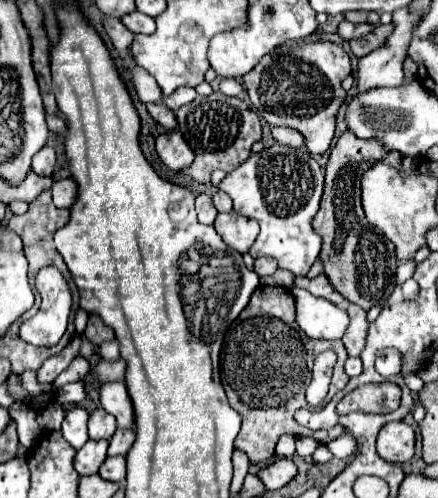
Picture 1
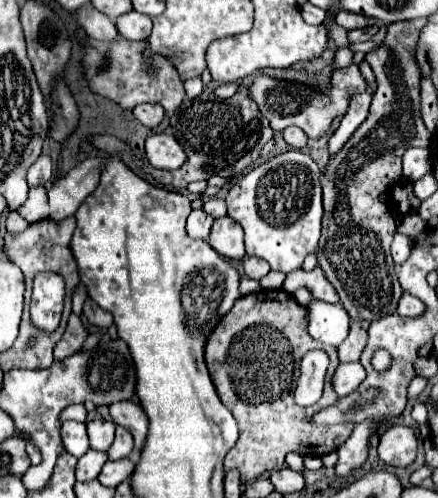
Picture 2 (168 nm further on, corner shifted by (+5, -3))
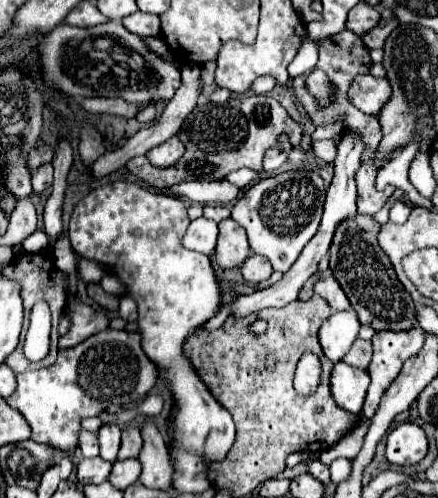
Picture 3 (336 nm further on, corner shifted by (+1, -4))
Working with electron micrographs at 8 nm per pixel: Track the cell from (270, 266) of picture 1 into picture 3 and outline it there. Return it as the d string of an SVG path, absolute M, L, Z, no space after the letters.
M251 254L243 266L241 266L241 272L243 272L243 278L247 284L259 284L263 280L269 280L269 276L273 274L273 268L269 264L269 260L265 260L265 256L257 256L257 254Z

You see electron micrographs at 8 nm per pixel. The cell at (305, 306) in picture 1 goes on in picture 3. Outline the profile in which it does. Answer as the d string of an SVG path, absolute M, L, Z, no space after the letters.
M353 310L331 314L319 328L319 342L323 354L333 362L341 362L341 358L349 352L351 344L357 340L361 324Z

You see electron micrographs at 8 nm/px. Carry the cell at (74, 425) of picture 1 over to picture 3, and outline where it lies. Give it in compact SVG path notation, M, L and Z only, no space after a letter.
M83 430L79 434L79 446L85 458L95 458L99 456L99 442L97 442L97 434L95 432L87 432Z

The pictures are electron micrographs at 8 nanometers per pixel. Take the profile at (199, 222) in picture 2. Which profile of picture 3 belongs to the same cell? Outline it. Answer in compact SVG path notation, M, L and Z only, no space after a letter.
M197 218L189 224L183 236L183 246L193 252L209 256L215 252L215 240L217 240L217 224L207 218Z

